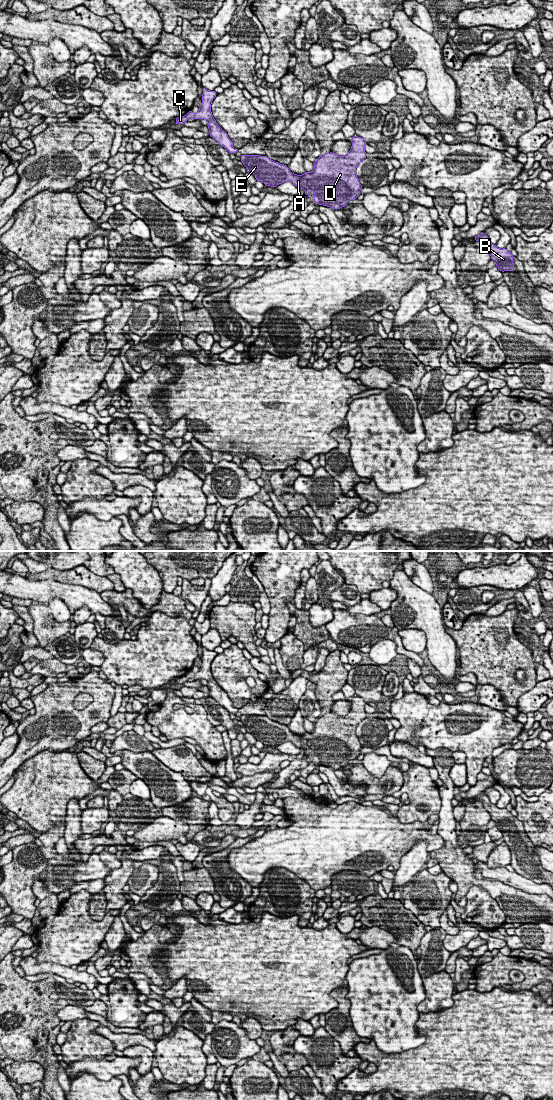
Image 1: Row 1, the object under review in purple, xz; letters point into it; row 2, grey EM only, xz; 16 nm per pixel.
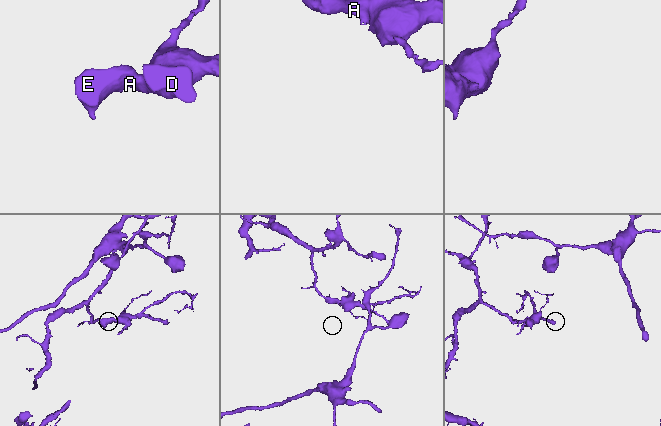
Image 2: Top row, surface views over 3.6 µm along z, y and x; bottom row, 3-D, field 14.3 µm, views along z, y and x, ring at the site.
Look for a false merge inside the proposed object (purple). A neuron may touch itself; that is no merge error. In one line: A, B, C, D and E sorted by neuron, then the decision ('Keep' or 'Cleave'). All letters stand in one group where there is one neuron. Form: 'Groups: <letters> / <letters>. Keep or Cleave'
Groups: A B C D E. Keep

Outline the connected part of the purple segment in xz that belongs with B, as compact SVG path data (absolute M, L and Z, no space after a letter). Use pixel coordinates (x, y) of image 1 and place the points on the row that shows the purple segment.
M484 232L475 236L474 239L483 244L484 248L489 252L491 259L496 263L496 266L501 272L514 271L514 263L512 262L514 256L510 251L506 248L500 249L492 244Z

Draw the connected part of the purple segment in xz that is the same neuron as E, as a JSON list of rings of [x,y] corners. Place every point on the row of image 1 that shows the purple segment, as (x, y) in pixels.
[[[354,136],[351,139],[352,147],[347,155],[338,156],[335,153],[326,153],[320,156],[314,163],[314,170],[303,175],[297,175],[290,171],[288,166],[269,159],[266,155],[241,155],[241,161],[247,168],[246,172],[255,174],[257,181],[263,182],[266,186],[276,187],[279,184],[290,181],[300,189],[305,190],[305,195],[310,196],[314,191],[314,202],[333,208],[335,210],[345,207],[349,200],[355,200],[360,195],[363,186],[356,175],[357,165],[366,158],[365,145],[367,143],[361,137]]]

